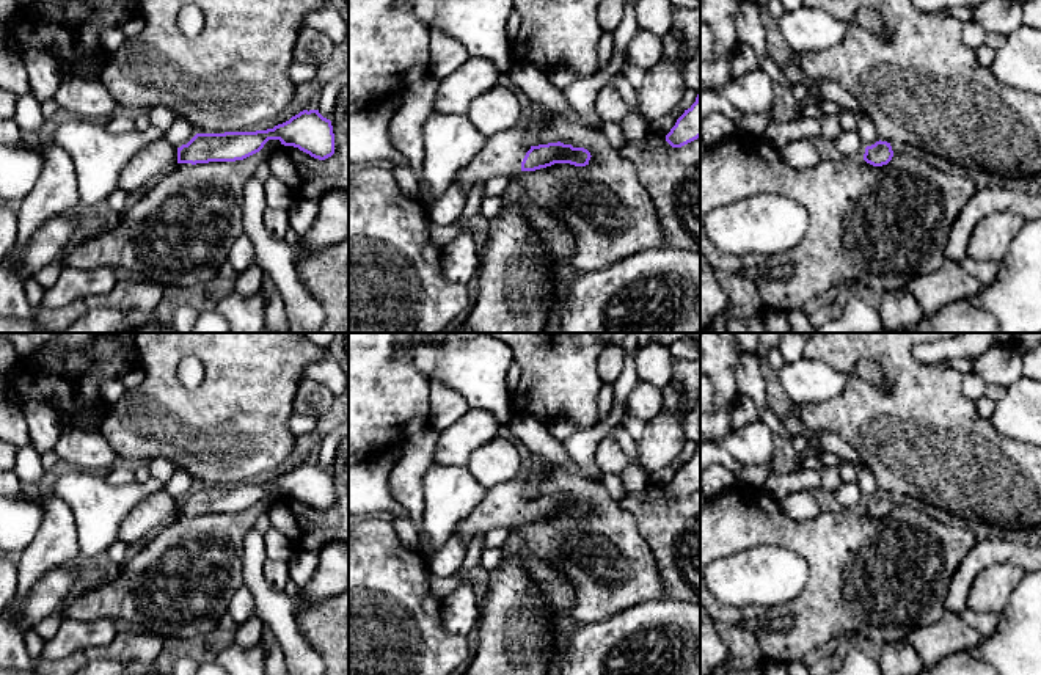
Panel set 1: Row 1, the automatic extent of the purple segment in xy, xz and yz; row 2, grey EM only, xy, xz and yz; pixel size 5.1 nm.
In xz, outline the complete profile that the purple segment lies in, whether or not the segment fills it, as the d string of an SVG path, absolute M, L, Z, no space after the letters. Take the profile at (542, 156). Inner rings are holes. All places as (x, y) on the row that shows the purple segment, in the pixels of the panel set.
M520 124L488 137L479 154L455 177L466 196L473 187L496 176L515 177L521 171L535 171L554 163L586 166L590 157L587 149L561 141L534 146L528 127Z

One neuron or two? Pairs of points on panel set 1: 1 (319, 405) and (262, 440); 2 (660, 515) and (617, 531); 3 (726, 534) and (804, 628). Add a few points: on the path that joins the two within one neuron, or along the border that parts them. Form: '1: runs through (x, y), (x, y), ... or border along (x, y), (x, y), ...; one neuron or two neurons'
1: border along (303, 377), (297, 388), (292, 410); two neurons
2: border along (619, 504), (633, 518), (638, 532), (653, 556); two neurons
3: runs through (765, 534), (792, 534), (818, 561), (818, 589); one neuron

